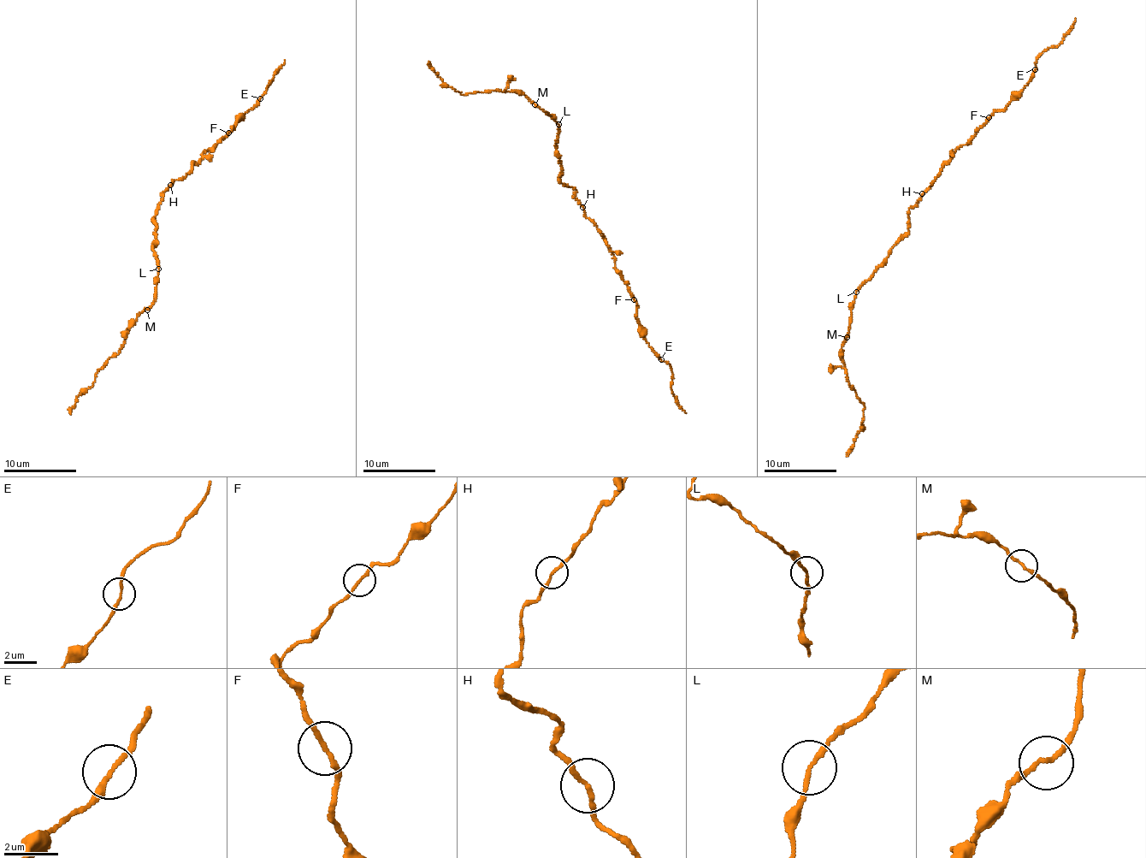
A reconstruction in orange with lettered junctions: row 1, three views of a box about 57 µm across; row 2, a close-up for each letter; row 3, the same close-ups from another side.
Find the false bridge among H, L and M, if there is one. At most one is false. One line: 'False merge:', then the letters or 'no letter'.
False merge: no letter

